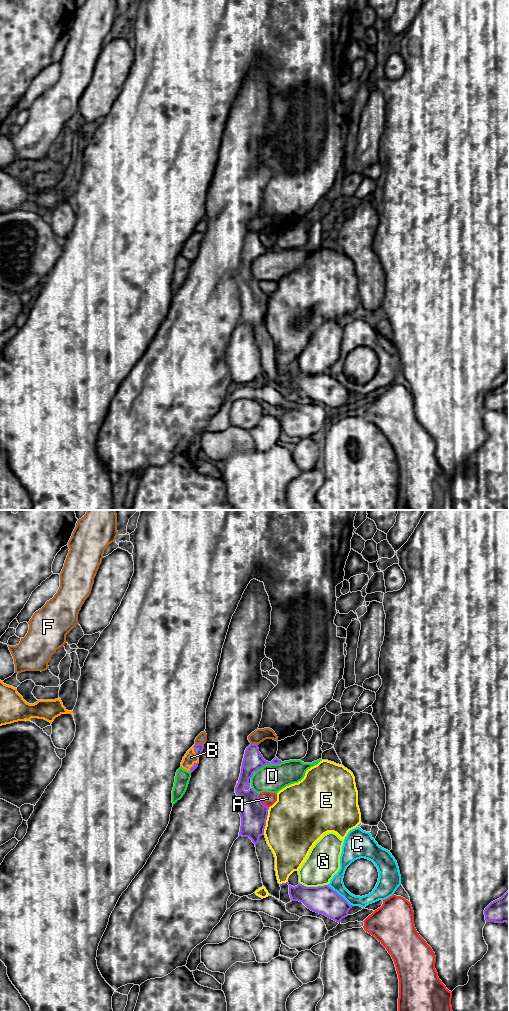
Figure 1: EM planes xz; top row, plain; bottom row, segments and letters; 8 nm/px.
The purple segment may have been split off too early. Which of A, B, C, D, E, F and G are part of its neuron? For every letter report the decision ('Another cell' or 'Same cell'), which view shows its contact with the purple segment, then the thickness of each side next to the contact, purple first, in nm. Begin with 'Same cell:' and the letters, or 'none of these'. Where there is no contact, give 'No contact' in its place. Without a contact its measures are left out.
Same cell: B
A: Another cell. Touches purple in xz. Thickness 220 nm (purple) against 110 nm
B: Same cell. Touches purple in xz. Thickness 80 nm (purple) against 100 nm
C: Another cell. Touches purple in xz. Thickness 220 nm (purple) against 110 nm
D: Another cell. Touches purple in xz. Thickness 160 nm (purple) against 220 nm
E: Another cell. Touches purple in xz. Thickness 220 nm (purple) against 460 nm
F: Another cell. Touches purple in xz. Thickness 80 nm (purple) against 80 nm
G: Another cell. Touches purple in xz. Thickness 220 nm (purple) against 280 nm

